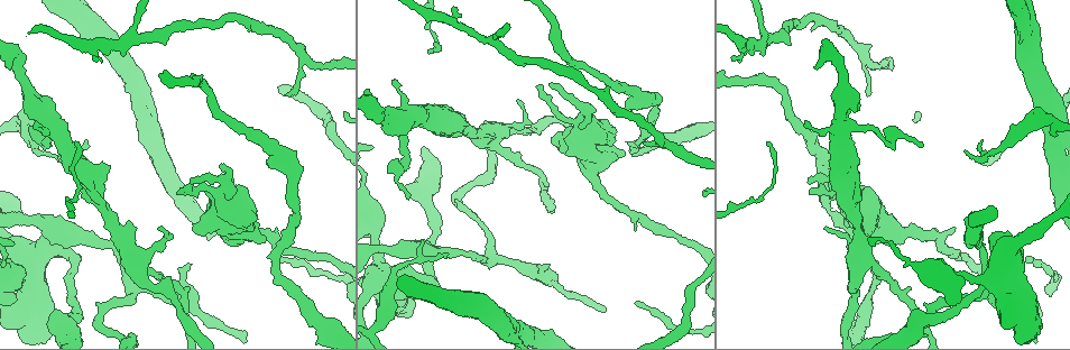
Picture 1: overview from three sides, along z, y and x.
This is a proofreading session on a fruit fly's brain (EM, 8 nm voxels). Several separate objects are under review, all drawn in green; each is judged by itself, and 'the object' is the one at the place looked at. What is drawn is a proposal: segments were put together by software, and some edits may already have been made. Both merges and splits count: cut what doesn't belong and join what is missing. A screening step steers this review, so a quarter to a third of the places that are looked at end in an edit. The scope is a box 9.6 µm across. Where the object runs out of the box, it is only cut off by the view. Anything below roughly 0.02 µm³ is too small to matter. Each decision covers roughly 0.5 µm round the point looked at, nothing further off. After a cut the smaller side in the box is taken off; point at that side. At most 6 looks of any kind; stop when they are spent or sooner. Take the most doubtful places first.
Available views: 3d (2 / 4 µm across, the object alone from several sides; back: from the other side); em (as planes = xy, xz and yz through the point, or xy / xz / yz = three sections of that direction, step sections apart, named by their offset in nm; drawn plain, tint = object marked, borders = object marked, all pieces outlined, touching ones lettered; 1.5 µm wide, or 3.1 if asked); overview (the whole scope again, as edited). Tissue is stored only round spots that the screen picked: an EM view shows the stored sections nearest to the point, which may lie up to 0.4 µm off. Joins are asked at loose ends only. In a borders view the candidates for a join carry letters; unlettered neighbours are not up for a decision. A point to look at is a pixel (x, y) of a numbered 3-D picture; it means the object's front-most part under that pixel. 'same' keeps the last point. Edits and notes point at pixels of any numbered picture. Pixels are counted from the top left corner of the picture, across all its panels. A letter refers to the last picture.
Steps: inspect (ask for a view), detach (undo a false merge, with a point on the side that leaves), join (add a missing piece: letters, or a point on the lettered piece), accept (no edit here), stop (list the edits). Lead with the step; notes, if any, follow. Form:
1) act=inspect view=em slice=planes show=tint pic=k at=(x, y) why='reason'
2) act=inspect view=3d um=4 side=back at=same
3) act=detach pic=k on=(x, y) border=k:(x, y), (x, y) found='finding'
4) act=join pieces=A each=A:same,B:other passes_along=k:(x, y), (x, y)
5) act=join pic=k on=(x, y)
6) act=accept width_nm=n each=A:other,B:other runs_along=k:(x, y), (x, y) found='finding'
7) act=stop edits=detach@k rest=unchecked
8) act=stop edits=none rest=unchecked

act=inspect view=3d um=4 pic=1 at=(51, 142) why='thin end'

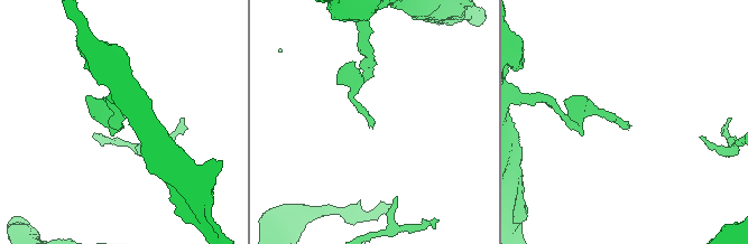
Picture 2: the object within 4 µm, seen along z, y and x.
act=inspect view=em slice=yz step=8 show=borders pic=2 at=(628, 123)

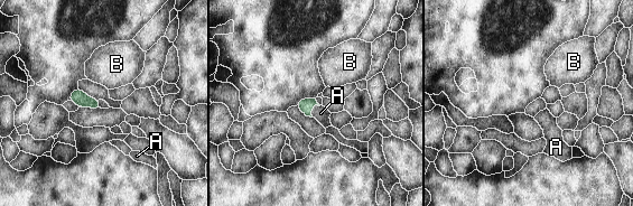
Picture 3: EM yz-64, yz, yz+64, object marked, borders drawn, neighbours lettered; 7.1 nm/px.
act=inspect view=em slice=xy step=4 show=borders at=same why='cut it another way'

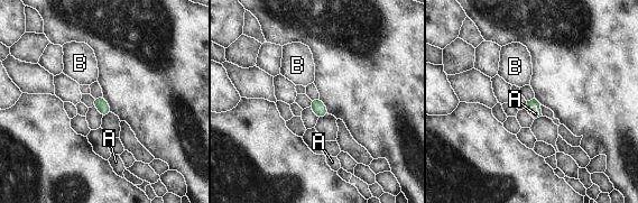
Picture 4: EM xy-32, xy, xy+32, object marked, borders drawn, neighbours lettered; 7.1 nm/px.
act=join pieces=A width_nm=70 each=A:same,B:other passes_along=4:(533, 102), (537, 110), (535, 113) found='the neuron continues'

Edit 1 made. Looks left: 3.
act=inspect view=overview why='redraw'

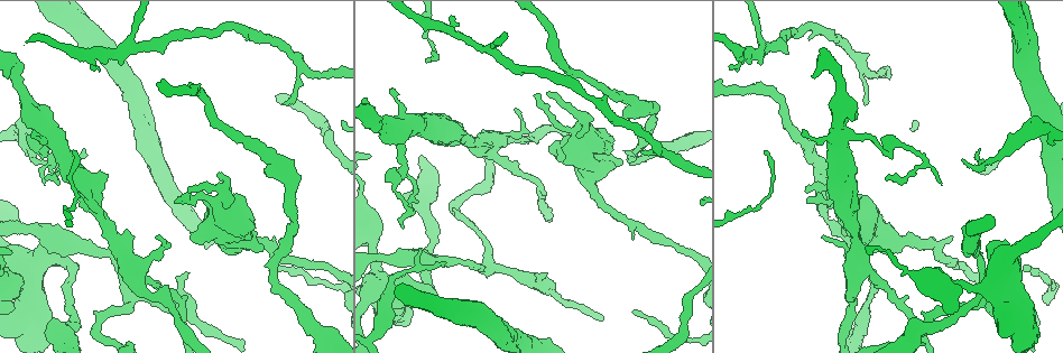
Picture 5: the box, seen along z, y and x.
act=inspect view=em slice=planes show=borders pic=5 at=(980, 148)

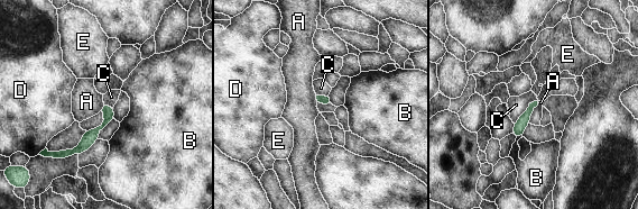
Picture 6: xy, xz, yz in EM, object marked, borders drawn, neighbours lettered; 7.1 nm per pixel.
act=accept longest_contact=C:240nm each=A:other,B:other,C:other,D:other,E:other runs_along=6:(110, 109), (108, 119), (67, 153) found='no lettered piece goes on from it'

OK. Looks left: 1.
act=stop edits=join@4 rest=unchecked

